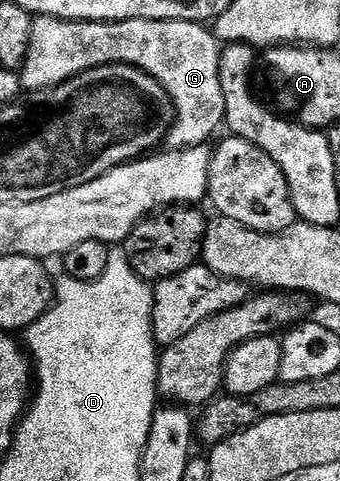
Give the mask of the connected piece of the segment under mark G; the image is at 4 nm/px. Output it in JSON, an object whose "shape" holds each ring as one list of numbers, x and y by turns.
{"shape":[[41,16,33,19,30,28,30,40,27,44,26,58,20,67,20,77,23,87,27,91,32,90,49,90,59,86,61,82,74,78,80,72,91,70,97,66,111,66,114,62,123,62,126,66,134,66,144,71,148,75,157,80,158,83,166,90,166,95,171,101,171,107,174,113,172,125,167,131,166,144,169,149,190,149,194,146,200,146,208,142,208,138,220,127,223,127,226,117,226,109,224,108,223,89,220,88,219,82,219,56,221,54,221,43,205,25,197,22,182,21,152,21,152,20,128,20,124,22,66,22,62,18,44,18]]}

